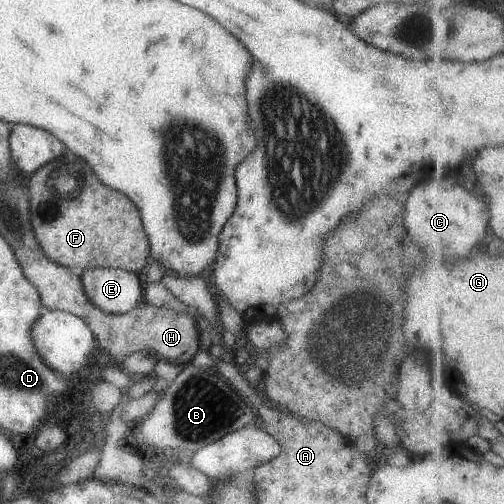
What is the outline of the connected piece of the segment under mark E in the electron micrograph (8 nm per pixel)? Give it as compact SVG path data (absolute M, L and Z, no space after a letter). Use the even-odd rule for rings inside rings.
M88 268L80 271L79 276L87 298L103 312L120 315L142 302L139 278L131 271Z

